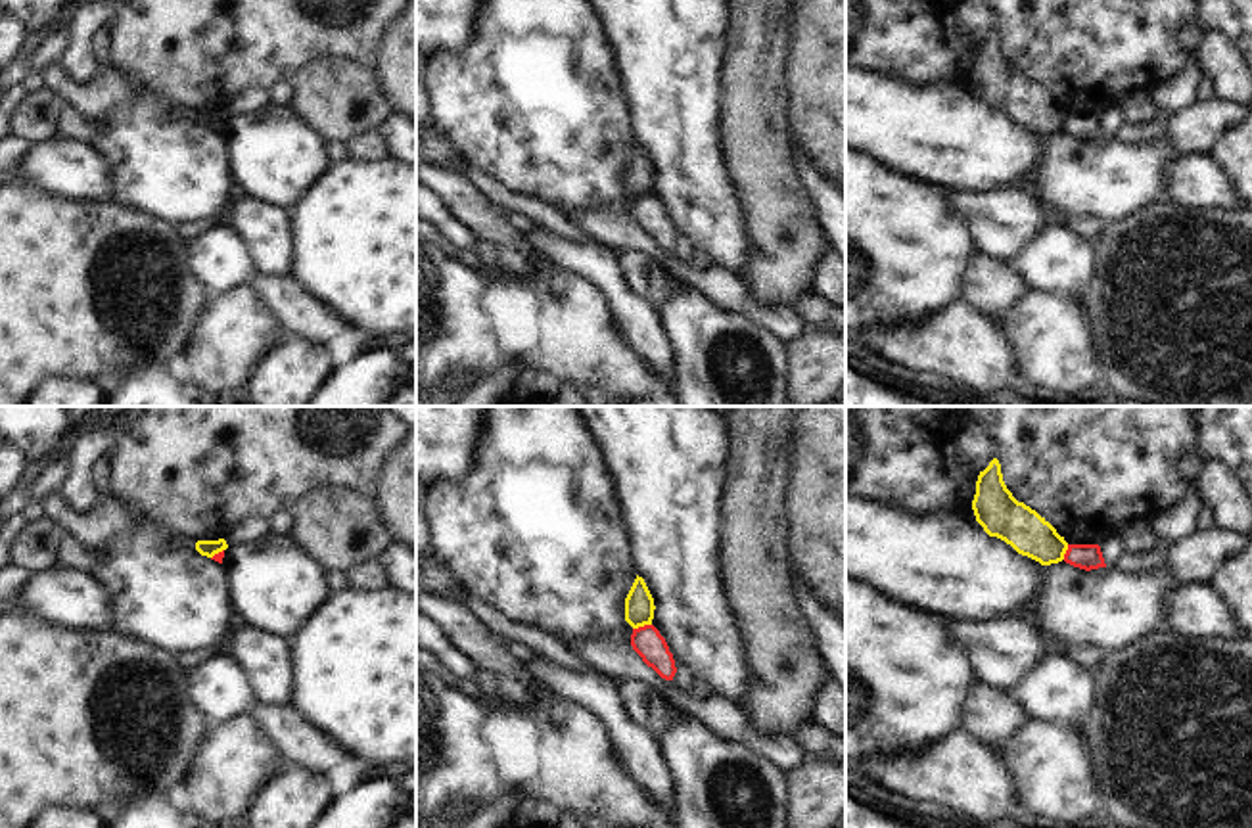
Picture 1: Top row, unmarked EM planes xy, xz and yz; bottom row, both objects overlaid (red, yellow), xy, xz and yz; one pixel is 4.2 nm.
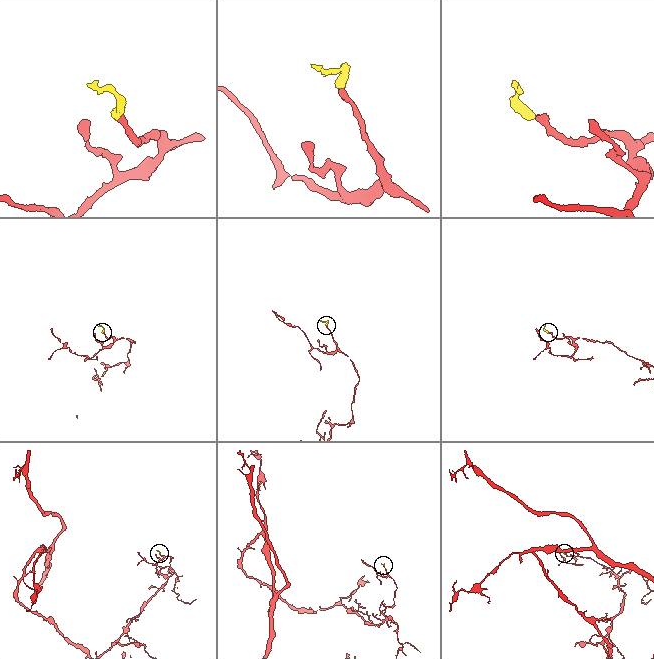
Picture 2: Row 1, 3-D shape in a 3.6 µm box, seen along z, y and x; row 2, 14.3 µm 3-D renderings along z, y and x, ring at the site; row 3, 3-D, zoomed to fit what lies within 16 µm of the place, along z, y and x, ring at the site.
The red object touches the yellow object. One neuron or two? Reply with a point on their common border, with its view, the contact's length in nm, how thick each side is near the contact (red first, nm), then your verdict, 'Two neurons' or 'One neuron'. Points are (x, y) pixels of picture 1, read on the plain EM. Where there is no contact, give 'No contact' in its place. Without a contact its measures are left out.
Touches red at xz (641, 198). Shared border 80 nm. Thickness 130 nm (red) against 130 nm. Two neurons.

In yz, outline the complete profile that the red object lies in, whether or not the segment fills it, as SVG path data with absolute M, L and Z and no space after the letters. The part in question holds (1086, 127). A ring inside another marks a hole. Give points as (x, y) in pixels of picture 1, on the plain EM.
M1068 115L1064 132L1085 142L1106 138L1099 115Z

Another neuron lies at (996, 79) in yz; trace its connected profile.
M997 29L978 46L972 80L989 107L1005 111L1018 125L1041 136L1064 130L1068 113L1045 88L1012 67Z

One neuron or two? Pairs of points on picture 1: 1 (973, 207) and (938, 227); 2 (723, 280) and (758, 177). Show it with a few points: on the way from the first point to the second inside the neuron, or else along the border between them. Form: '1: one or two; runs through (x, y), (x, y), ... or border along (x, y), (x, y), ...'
1: two; border along (951, 192), (951, 204), (967, 219), (980, 252)
2: two; border along (737, 275), (760, 303), (769, 305)

